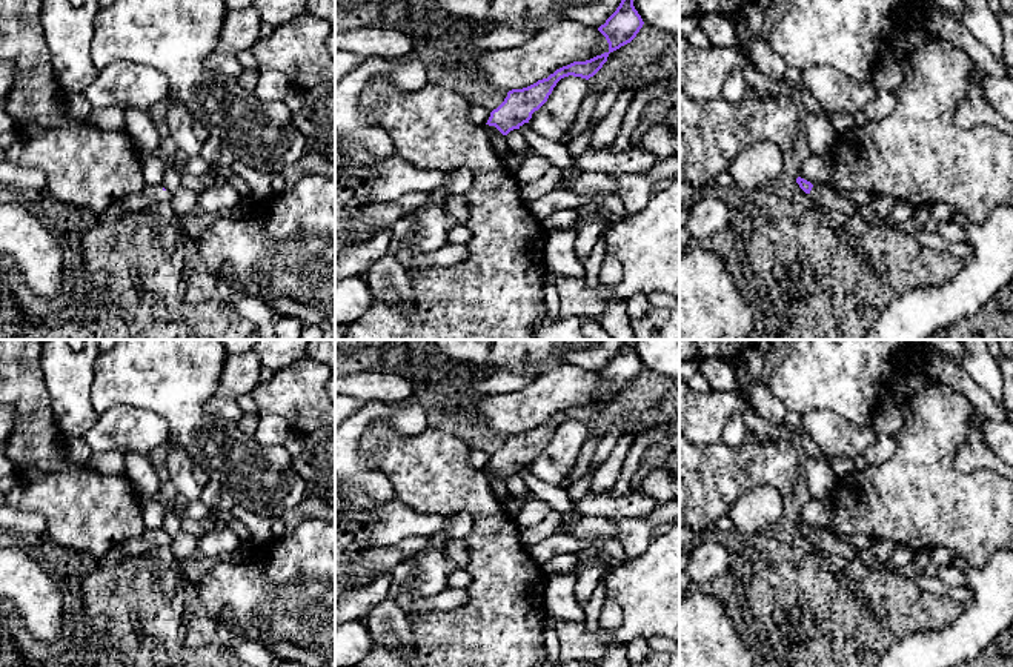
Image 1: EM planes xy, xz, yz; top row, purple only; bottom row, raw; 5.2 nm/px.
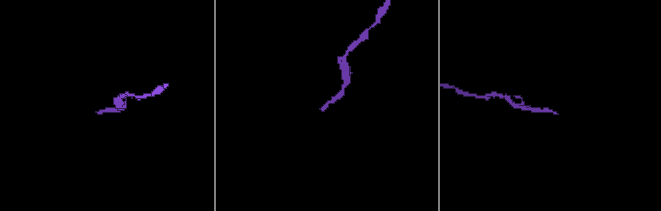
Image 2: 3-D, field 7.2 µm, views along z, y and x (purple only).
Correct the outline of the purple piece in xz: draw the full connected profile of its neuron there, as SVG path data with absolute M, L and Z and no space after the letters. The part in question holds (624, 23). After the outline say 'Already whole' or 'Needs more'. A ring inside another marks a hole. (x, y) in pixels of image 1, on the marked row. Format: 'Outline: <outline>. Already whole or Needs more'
Outline: M621 0L616 11L598 28L609 43L607 52L586 61L573 61L563 66L547 78L538 80L527 88L509 91L504 101L490 112L486 124L495 126L503 135L520 129L547 101L561 78L573 75L589 80L603 68L610 52L636 37L643 25L644 22L635 9L633 0Z. Already whole

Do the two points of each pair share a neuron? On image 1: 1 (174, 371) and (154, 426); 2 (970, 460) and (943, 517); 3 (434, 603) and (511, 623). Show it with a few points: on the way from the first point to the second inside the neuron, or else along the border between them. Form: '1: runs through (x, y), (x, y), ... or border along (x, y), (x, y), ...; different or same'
1: border along (122, 404), (152, 411), (168, 424), (171, 435); different
2: border along (967, 437), (955, 467), (996, 472); different
3: border along (466, 590), (466, 600), (457, 607), (418, 613); different

